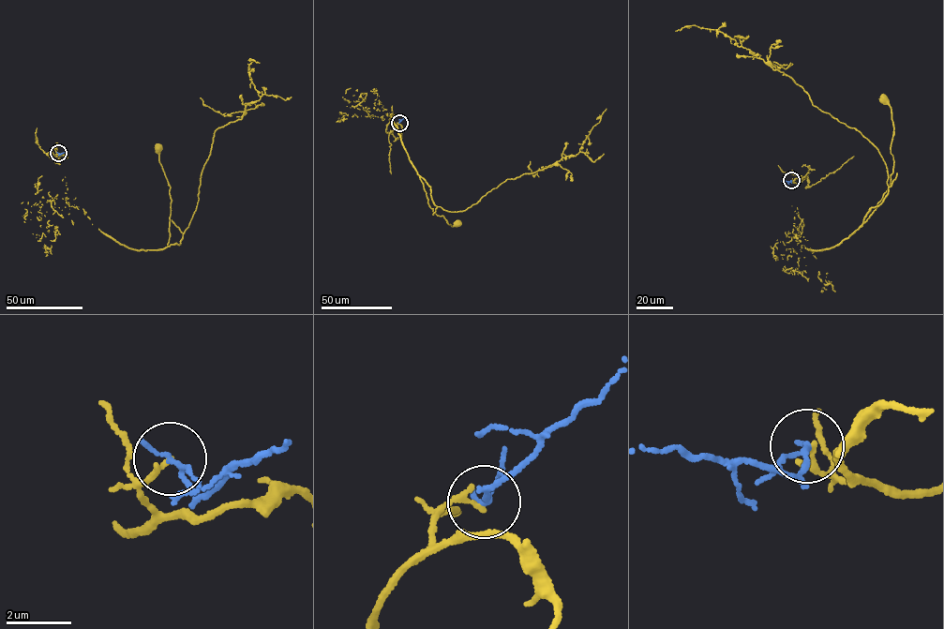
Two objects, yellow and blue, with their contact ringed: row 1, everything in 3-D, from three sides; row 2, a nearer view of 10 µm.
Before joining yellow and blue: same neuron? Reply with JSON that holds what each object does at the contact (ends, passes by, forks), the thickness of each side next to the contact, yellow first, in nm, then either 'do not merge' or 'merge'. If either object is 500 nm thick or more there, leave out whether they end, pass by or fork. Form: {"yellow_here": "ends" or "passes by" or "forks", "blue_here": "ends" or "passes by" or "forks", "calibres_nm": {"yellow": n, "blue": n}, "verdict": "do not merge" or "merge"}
{"yellow_here": "ends", "blue_here": "passes by", "calibres_nm": {"yellow": 170, "blue": 130}, "verdict": "do not merge"}

